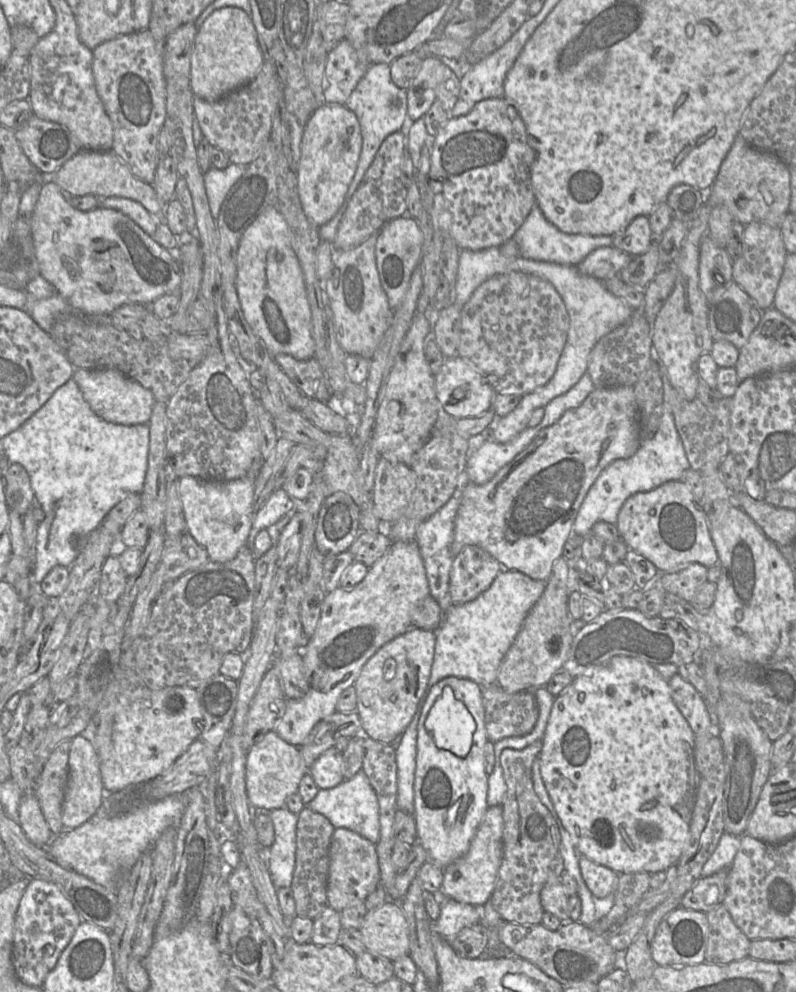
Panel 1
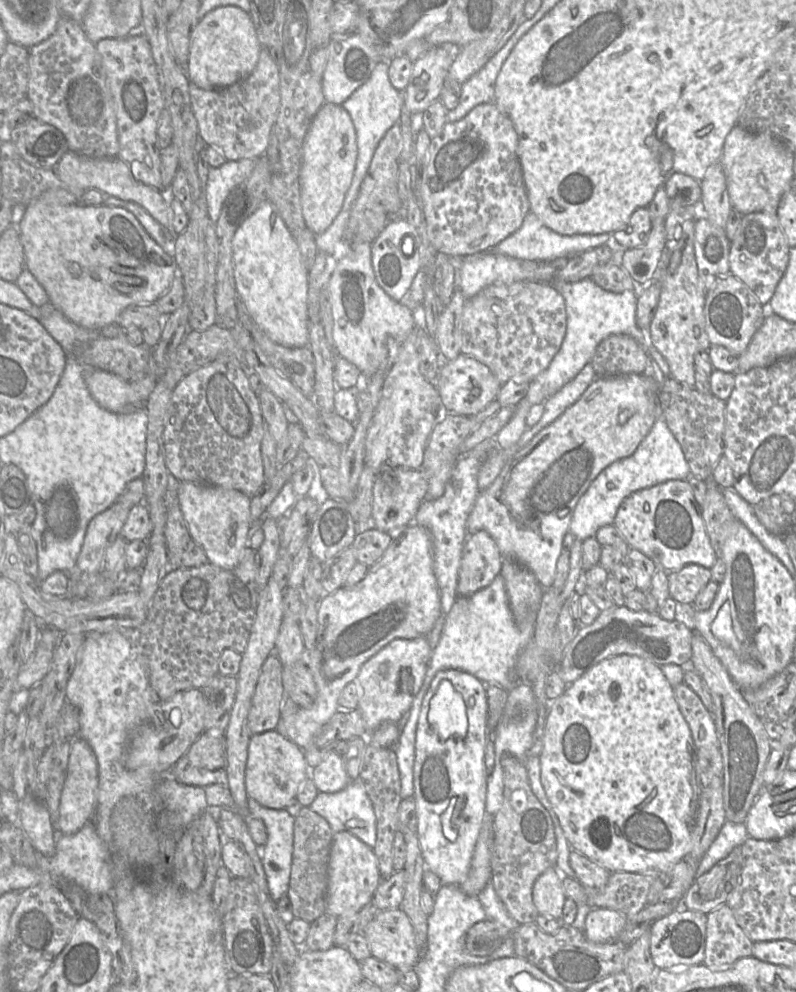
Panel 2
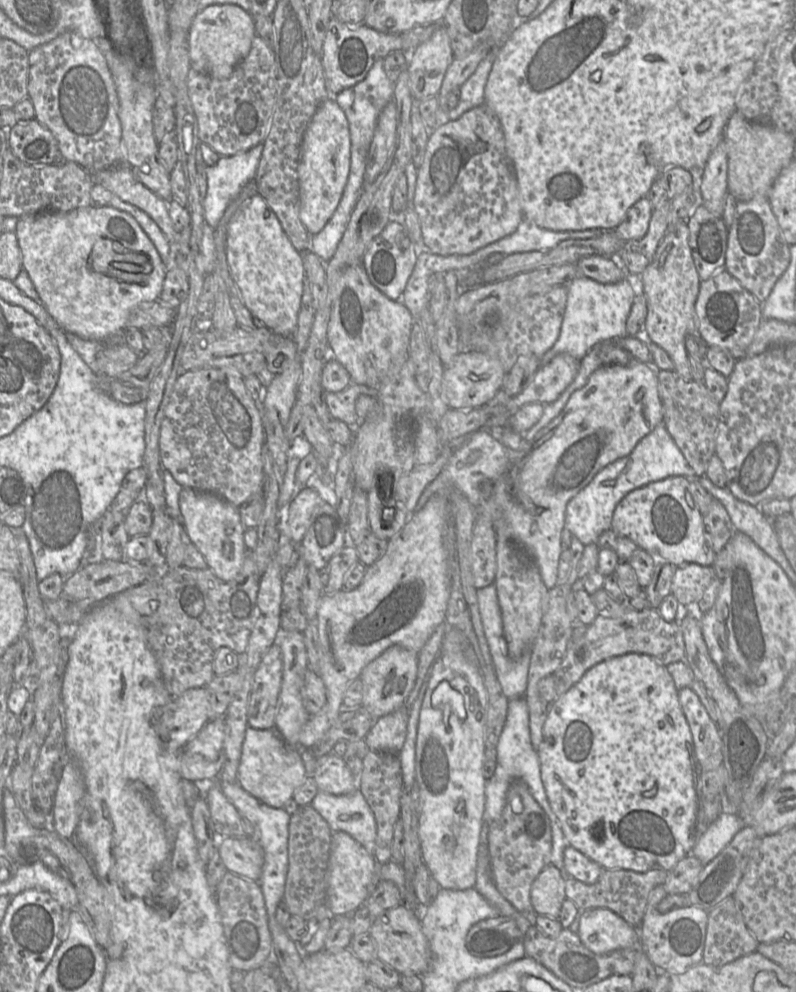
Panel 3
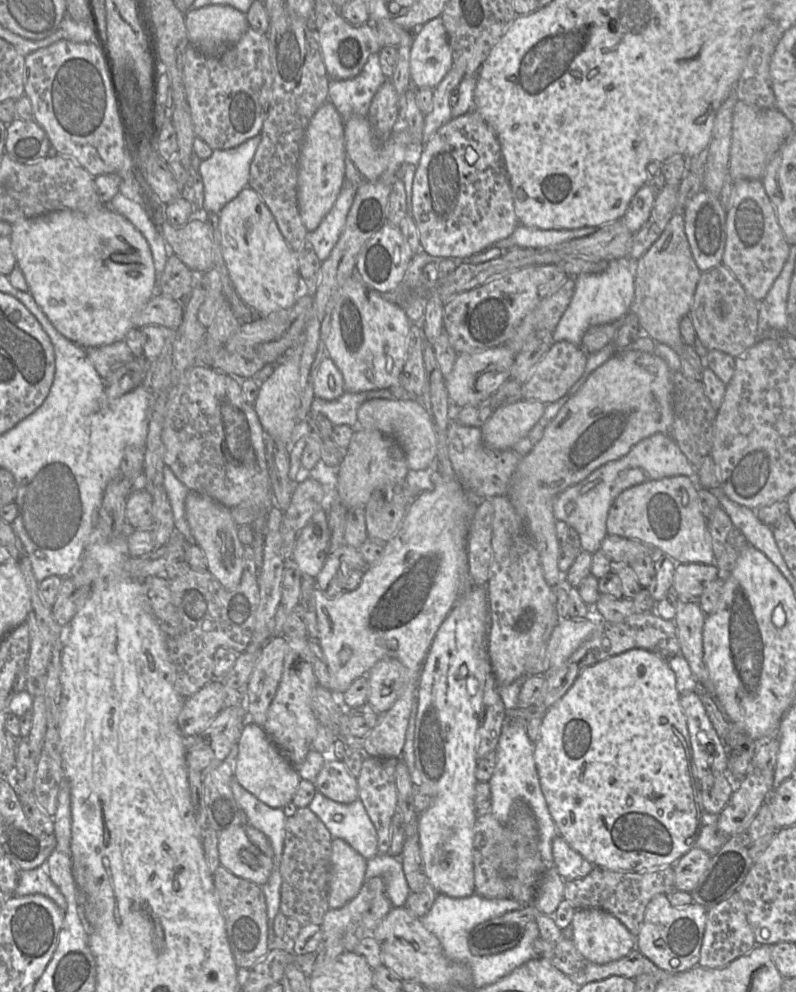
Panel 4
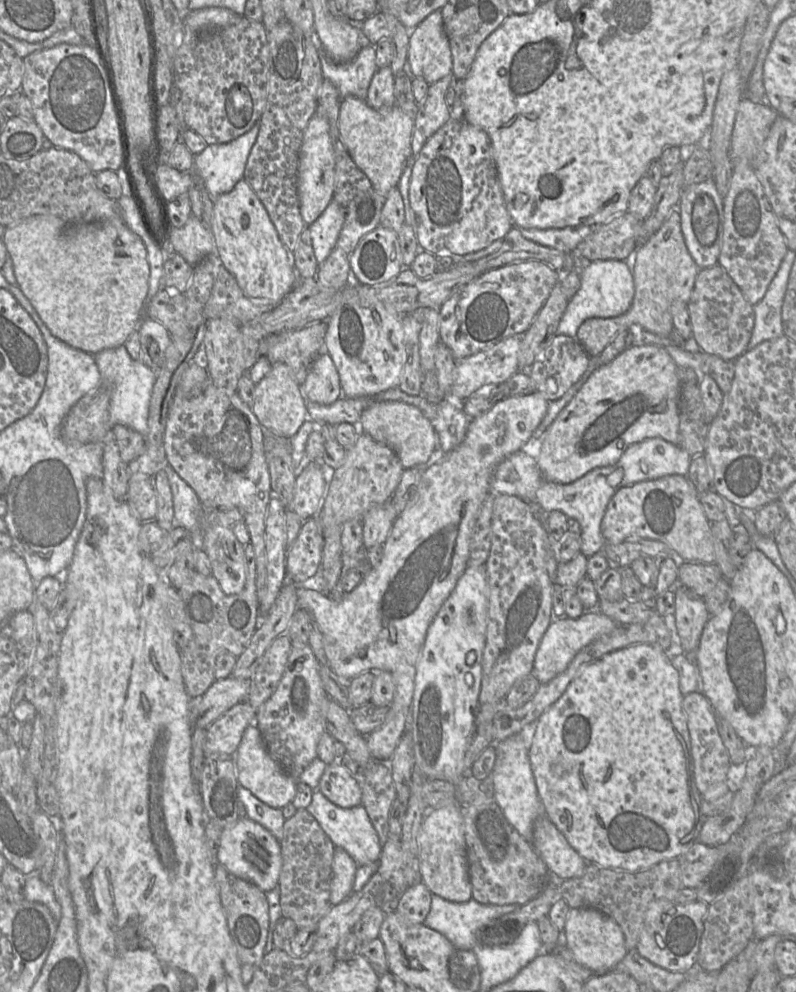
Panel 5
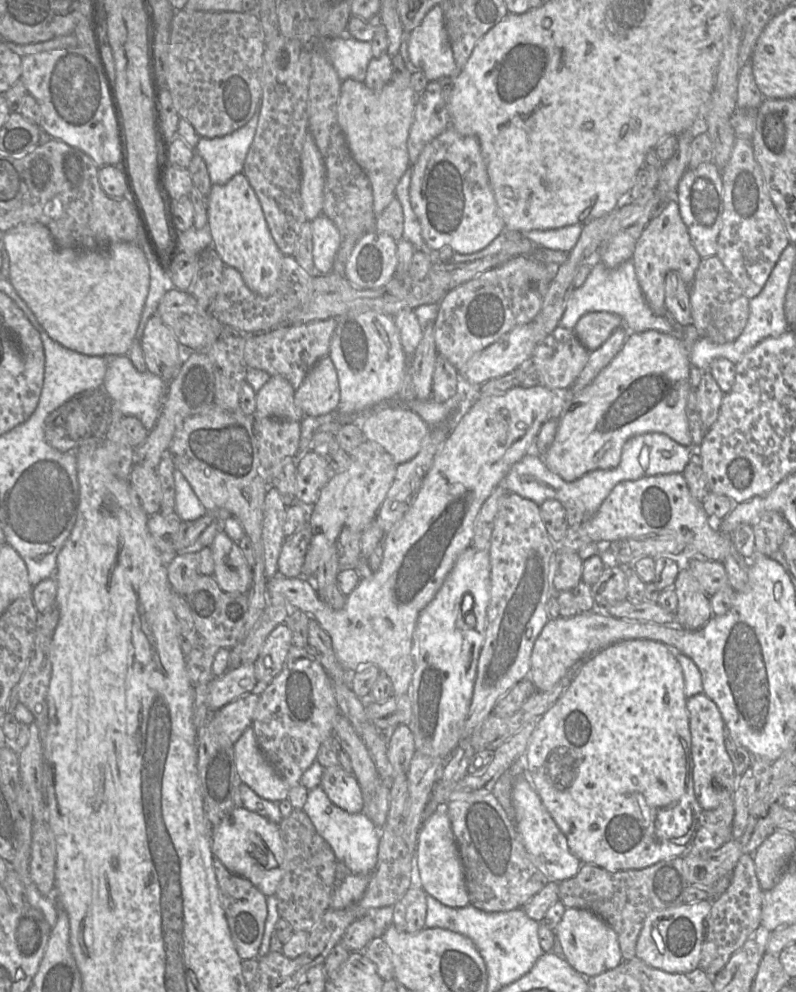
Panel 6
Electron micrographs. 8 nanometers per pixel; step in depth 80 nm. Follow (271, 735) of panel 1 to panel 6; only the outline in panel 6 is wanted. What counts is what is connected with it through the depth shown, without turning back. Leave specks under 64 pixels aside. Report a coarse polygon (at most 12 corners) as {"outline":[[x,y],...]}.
{"outline":[[248,727],[233,745],[241,782],[281,802],[290,787],[262,753]]}

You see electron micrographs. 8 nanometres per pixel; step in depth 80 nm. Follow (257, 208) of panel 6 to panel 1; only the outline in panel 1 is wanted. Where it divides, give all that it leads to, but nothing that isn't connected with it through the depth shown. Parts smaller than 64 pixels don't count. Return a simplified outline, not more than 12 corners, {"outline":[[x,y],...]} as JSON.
{"outline":[[277,206],[242,234],[235,286],[272,356],[314,357],[312,314]]}

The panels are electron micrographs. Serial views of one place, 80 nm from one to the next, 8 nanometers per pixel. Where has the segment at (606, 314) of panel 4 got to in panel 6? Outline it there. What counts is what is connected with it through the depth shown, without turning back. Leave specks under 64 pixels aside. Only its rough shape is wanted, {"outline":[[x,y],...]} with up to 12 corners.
{"outline":[[601,261],[572,291],[559,325],[589,312],[619,315],[633,333],[676,335],[672,317],[651,310],[634,263]]}

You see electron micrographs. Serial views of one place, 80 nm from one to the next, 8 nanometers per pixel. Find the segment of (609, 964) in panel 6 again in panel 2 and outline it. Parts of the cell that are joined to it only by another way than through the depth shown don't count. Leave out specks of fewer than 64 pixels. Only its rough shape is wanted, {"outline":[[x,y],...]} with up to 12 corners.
{"outline":[[592,908],[583,932],[615,942],[627,920],[617,910]]}

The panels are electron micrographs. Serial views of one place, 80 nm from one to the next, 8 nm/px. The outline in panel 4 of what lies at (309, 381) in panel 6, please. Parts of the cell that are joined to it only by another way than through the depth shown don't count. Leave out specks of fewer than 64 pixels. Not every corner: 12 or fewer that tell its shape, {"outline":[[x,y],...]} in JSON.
{"outline":[[329,357],[314,378],[316,398],[338,399],[345,392],[343,375]]}

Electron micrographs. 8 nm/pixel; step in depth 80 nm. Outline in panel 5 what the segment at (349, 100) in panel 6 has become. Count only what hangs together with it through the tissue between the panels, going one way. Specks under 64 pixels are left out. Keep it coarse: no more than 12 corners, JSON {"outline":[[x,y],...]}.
{"outline":[[341,100],[341,141],[385,198],[414,159],[414,121]]}

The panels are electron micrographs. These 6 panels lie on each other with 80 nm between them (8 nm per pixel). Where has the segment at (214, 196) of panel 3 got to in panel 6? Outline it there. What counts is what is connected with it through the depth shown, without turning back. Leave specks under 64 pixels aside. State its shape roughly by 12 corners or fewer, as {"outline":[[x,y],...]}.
{"outline":[[261,100],[248,123],[211,139],[201,137],[203,158],[212,185],[243,173],[257,129]]}

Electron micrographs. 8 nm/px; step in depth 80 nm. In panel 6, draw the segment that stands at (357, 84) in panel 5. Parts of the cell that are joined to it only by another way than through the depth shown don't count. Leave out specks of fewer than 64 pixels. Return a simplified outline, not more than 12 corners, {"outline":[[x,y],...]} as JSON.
{"outline":[[343,35],[322,39],[341,81],[364,82],[370,42]]}

